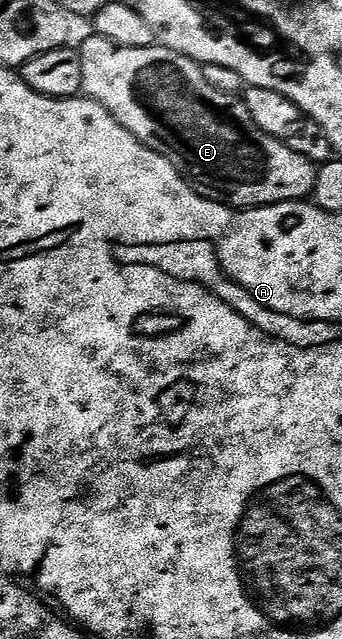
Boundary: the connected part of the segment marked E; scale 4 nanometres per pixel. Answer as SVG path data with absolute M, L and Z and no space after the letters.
M90 36L90 39L83 46L80 46L80 53L84 64L82 89L85 97L91 98L93 102L100 103L122 127L128 132L132 132L132 136L136 136L136 140L140 140L148 148L155 150L156 153L163 154L199 194L203 194L204 197L210 198L214 202L220 202L224 206L235 208L257 208L259 206L275 206L281 202L300 202L309 199L313 195L316 176L318 175L314 163L309 162L304 156L300 156L300 152L292 152L292 148L288 148L283 139L268 136L268 132L264 132L256 124L252 112L248 112L245 101L239 95L225 94L216 88L212 88L212 84L208 84L208 80L204 80L202 66L188 56L184 56L175 50L169 50L168 47L161 44L155 44L148 48L124 48L112 44L112 40L97 36Z

